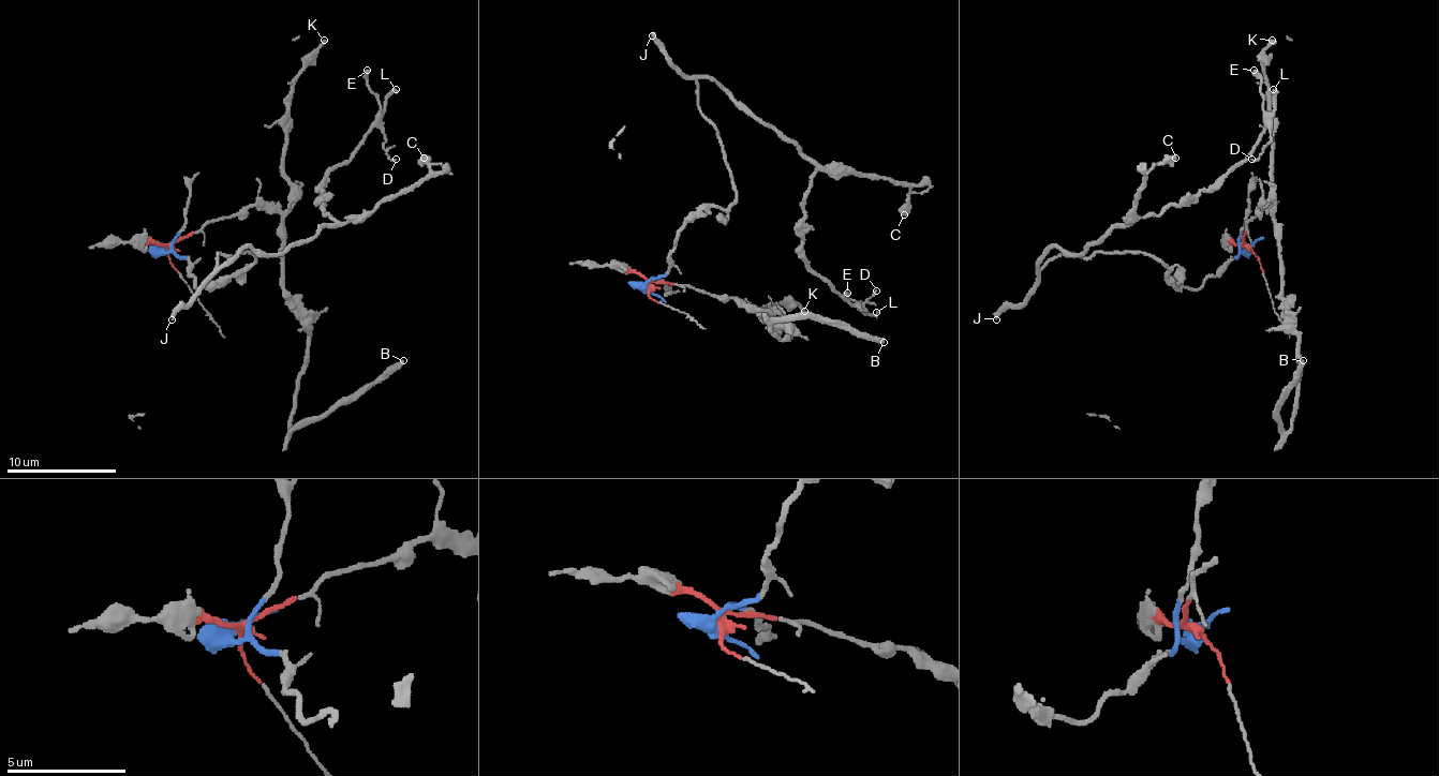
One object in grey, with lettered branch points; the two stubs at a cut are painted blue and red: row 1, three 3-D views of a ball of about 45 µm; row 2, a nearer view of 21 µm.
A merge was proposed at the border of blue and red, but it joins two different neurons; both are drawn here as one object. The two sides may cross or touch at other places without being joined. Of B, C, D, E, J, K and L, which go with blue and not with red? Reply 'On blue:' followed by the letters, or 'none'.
On blue: C, D, E, J, L

